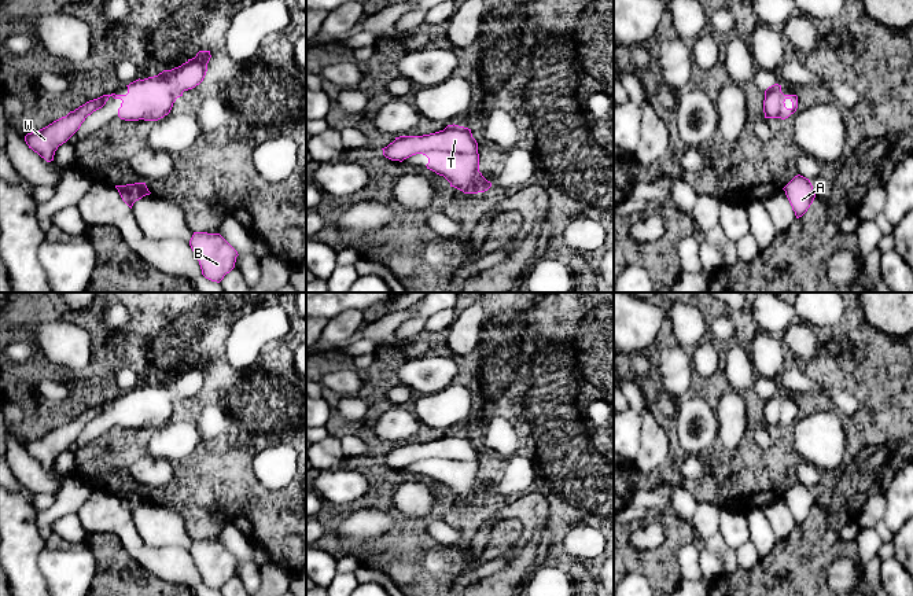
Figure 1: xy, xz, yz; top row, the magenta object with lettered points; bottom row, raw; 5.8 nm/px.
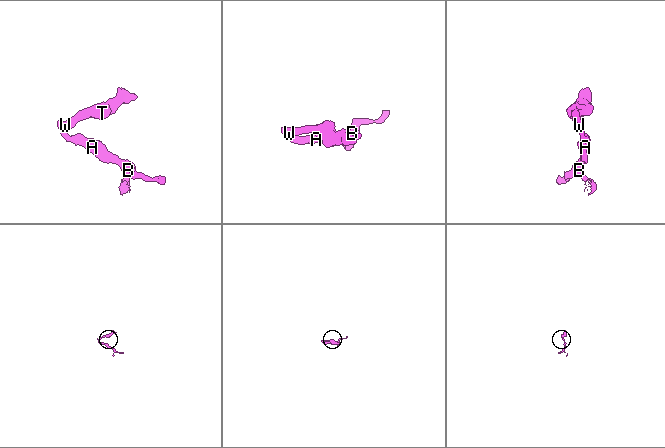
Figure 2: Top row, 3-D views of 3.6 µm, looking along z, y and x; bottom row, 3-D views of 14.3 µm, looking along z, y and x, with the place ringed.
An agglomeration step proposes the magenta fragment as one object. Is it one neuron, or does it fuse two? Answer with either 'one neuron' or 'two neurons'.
one neuron

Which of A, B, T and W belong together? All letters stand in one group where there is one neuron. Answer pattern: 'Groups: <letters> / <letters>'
Groups: A B T W

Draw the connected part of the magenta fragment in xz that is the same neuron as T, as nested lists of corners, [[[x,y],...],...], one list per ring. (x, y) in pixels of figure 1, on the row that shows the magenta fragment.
[[[453,124],[448,125],[443,130],[430,135],[400,136],[382,150],[386,158],[400,162],[416,154],[426,155],[428,158],[427,169],[443,176],[450,183],[450,187],[464,194],[485,192],[492,187],[492,183],[479,172],[478,143],[468,128]]]

